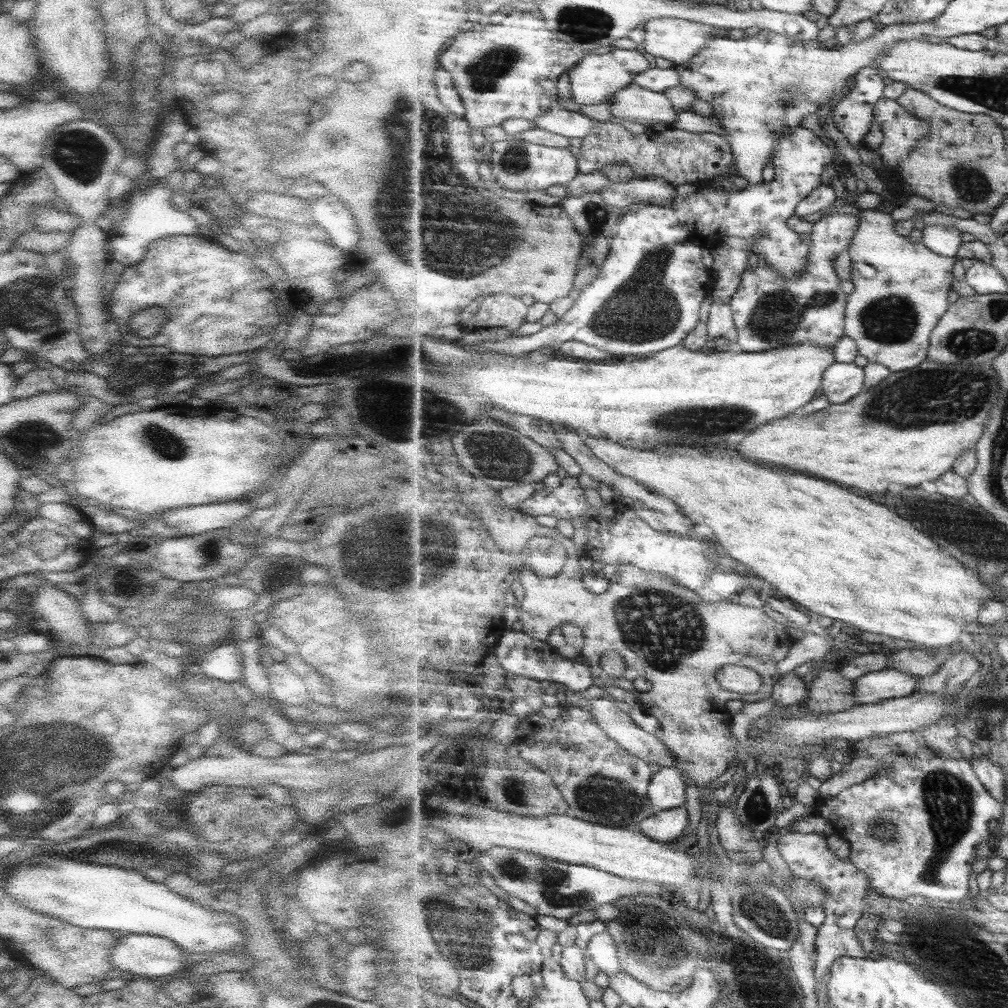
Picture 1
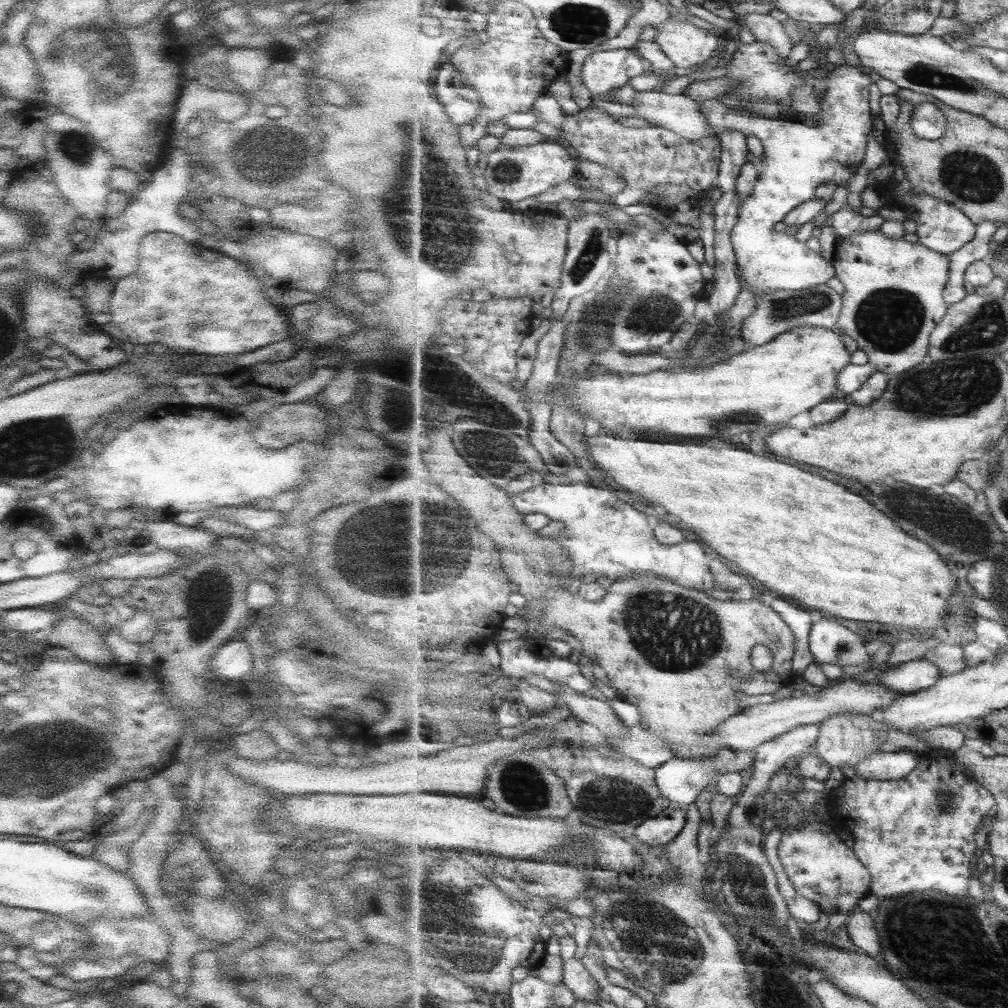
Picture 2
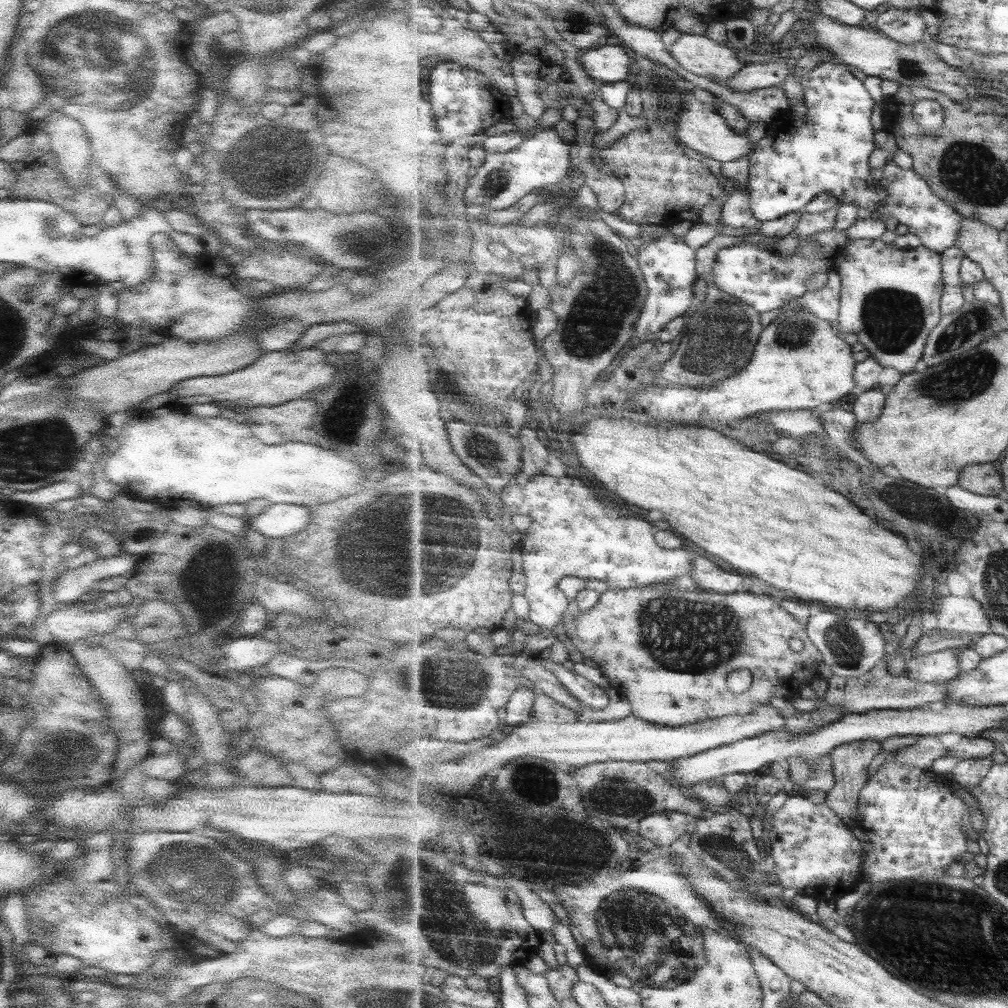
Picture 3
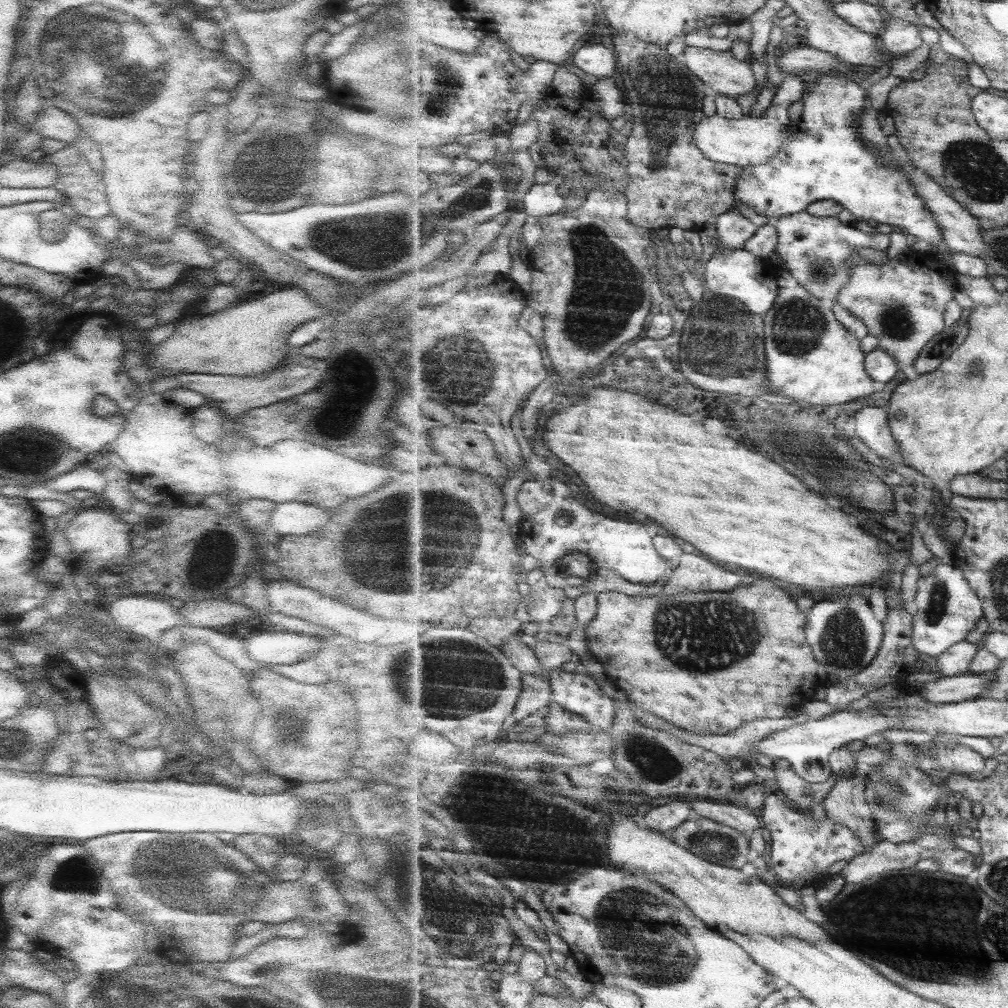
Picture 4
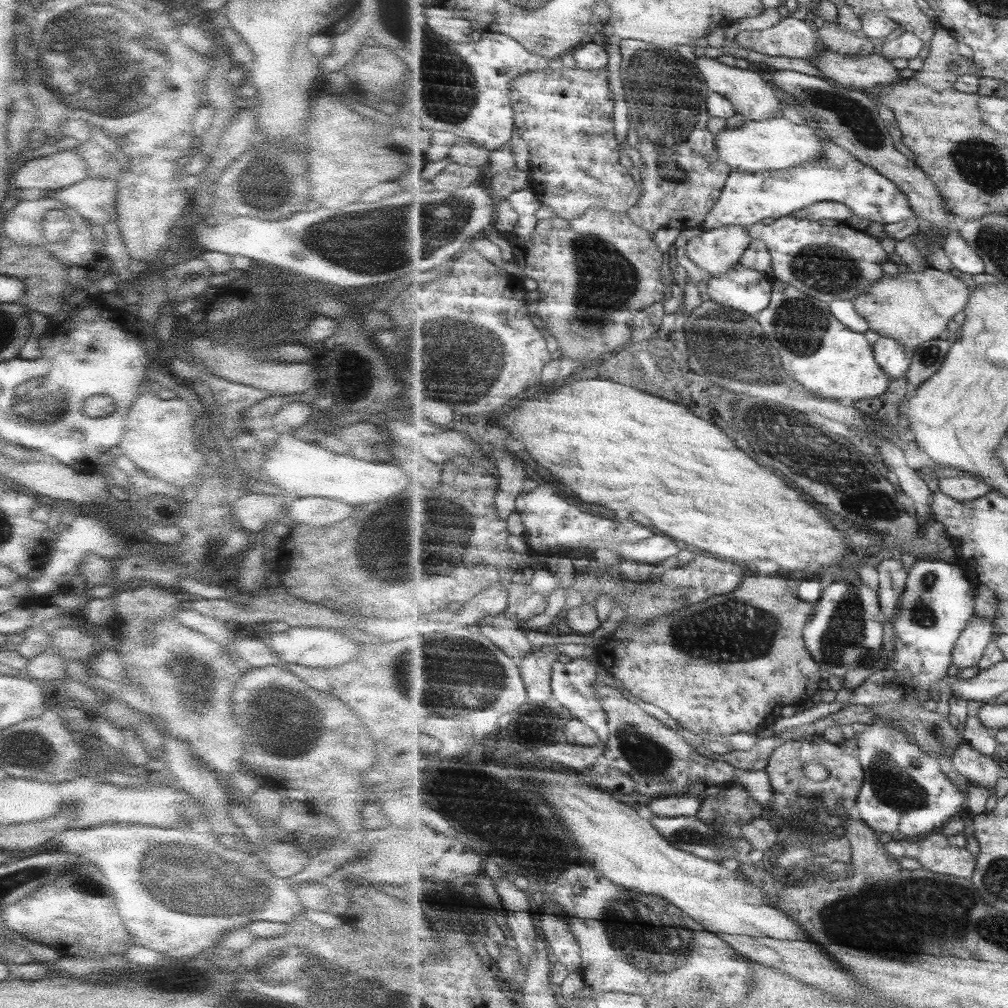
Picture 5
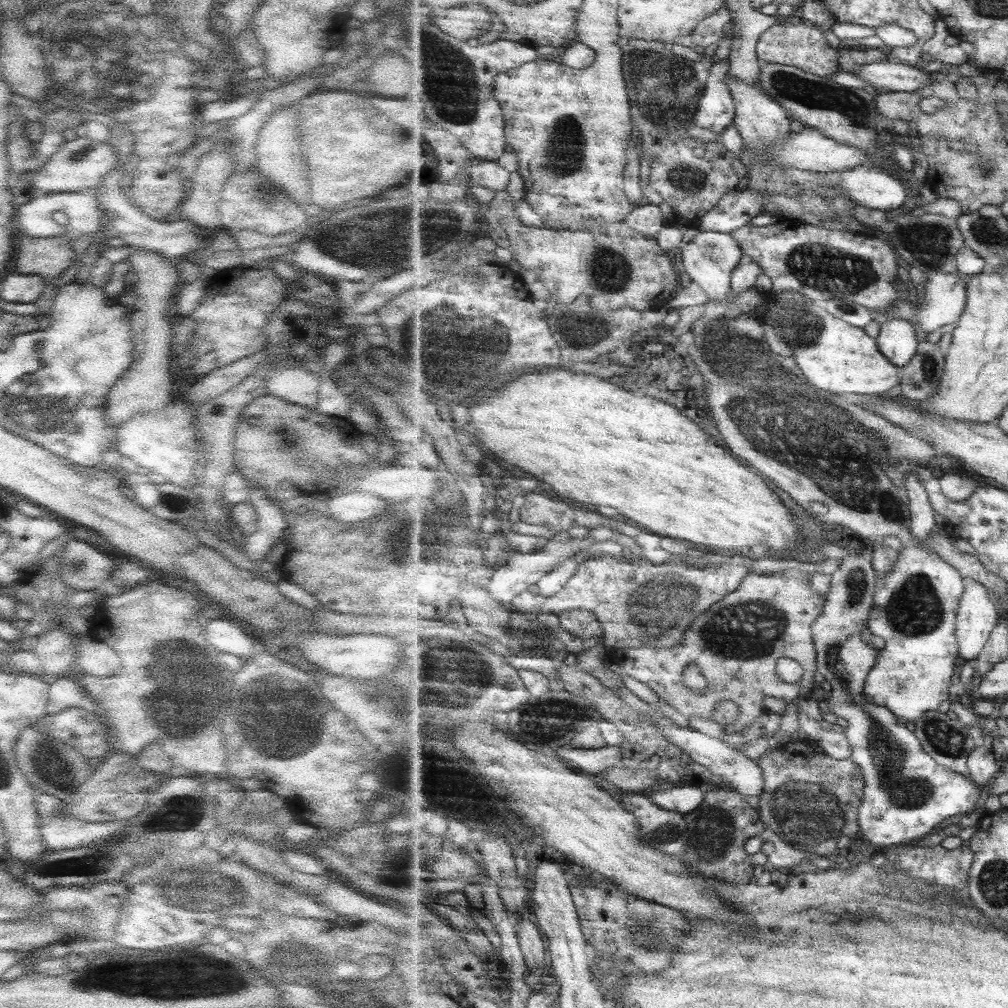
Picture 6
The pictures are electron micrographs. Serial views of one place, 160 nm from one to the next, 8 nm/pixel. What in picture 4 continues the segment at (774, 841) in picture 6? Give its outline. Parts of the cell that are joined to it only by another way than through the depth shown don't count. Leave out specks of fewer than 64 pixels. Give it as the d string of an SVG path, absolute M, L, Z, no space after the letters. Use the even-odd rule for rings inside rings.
M703 800L703 802L693 802L695 815L713 820L718 824L735 829L750 839L753 832L761 829L761 820L746 807L739 807L731 802L715 803Z

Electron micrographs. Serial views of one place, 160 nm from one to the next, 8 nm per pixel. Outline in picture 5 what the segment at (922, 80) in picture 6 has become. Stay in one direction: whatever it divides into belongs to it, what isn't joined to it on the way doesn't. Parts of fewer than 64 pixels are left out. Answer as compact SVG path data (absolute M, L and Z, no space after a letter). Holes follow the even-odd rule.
M827 50L811 64L831 81L875 92L904 79L899 69L881 54L851 57Z

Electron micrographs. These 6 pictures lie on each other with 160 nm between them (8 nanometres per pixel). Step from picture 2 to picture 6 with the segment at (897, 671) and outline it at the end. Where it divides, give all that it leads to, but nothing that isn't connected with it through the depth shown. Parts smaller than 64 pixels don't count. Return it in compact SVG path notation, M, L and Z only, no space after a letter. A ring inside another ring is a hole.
M967 582L957 613L960 656L973 662L1001 620L1000 606L980 582Z

